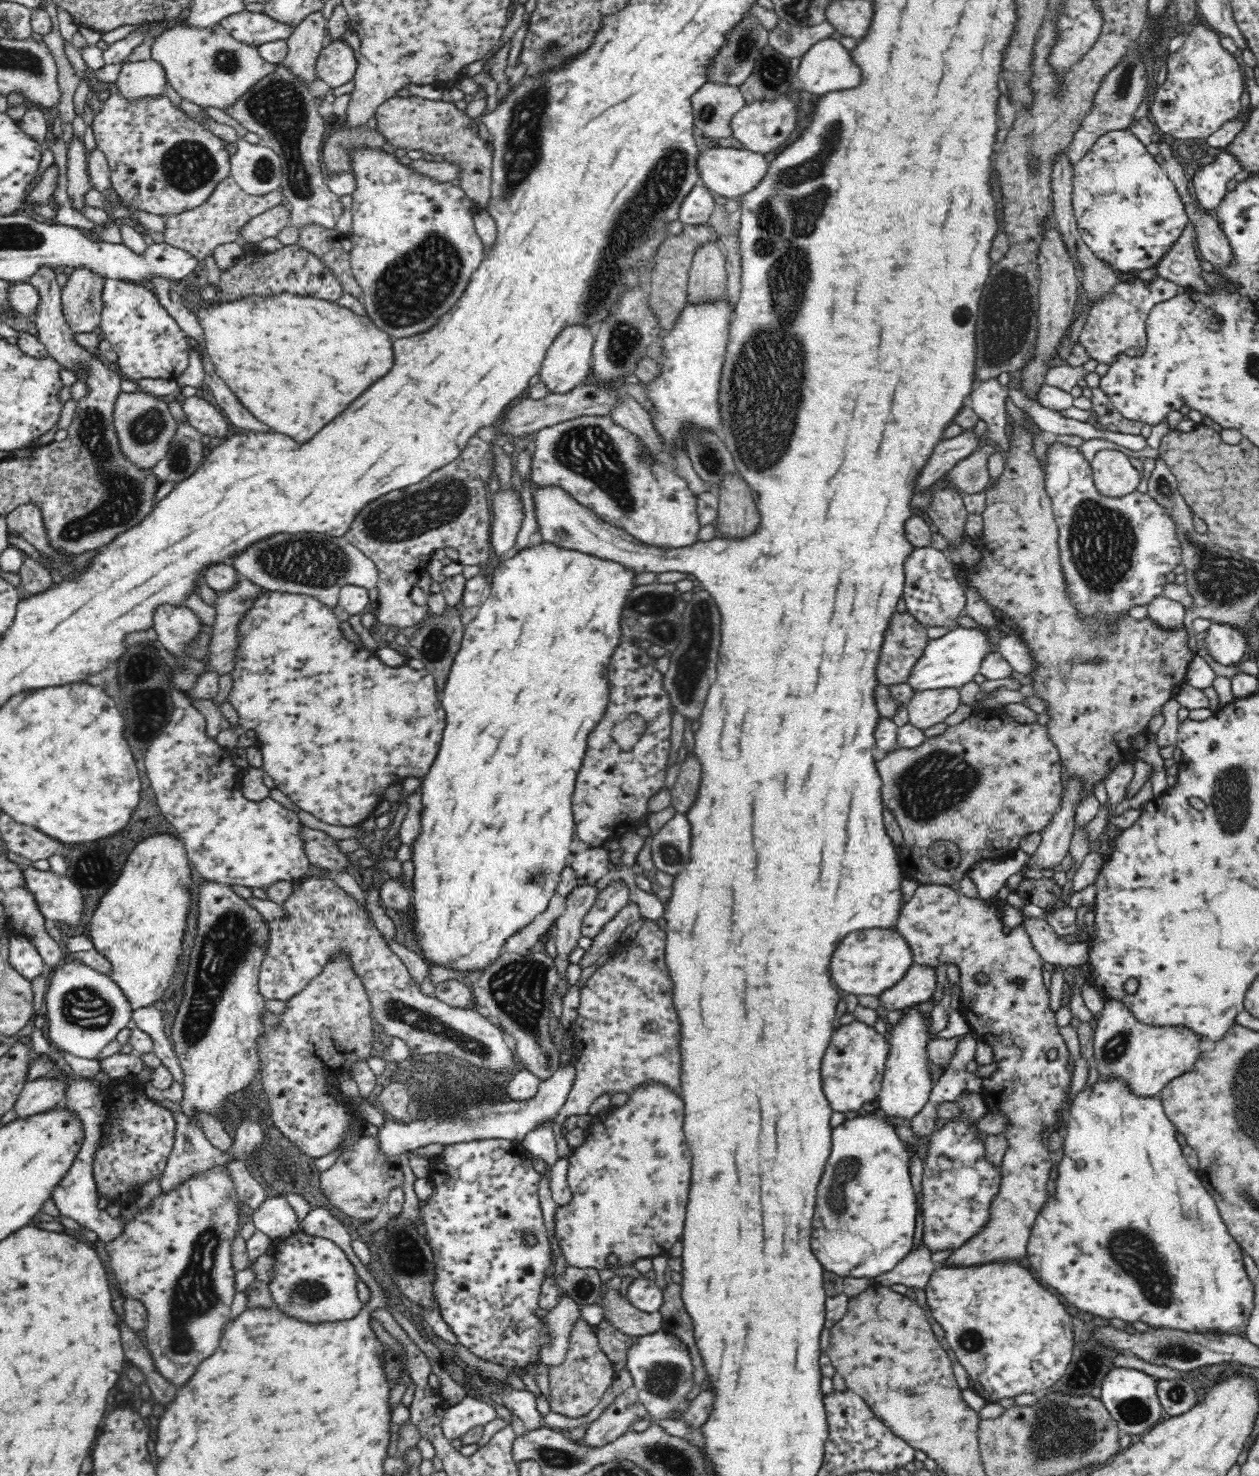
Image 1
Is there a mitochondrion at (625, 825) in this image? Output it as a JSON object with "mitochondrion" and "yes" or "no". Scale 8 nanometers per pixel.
{"mitochondrion":"no"}

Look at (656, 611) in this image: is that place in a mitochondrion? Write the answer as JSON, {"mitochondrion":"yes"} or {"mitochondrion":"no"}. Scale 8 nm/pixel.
{"mitochondrion":"yes"}

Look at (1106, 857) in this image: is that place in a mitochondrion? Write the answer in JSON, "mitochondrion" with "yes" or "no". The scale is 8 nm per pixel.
{"mitochondrion":"no"}

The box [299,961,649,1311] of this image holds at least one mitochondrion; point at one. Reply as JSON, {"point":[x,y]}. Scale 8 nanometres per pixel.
{"point":[477,1050]}

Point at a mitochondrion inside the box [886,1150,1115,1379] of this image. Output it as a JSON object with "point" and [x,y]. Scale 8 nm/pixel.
{"point":[970,1341]}

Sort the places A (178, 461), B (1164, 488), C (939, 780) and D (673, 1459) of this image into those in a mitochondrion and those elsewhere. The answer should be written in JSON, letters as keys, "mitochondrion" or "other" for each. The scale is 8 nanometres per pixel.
{"A":"mitochondrion","B":"mitochondrion","C":"mitochondrion","D":"mitochondrion"}

